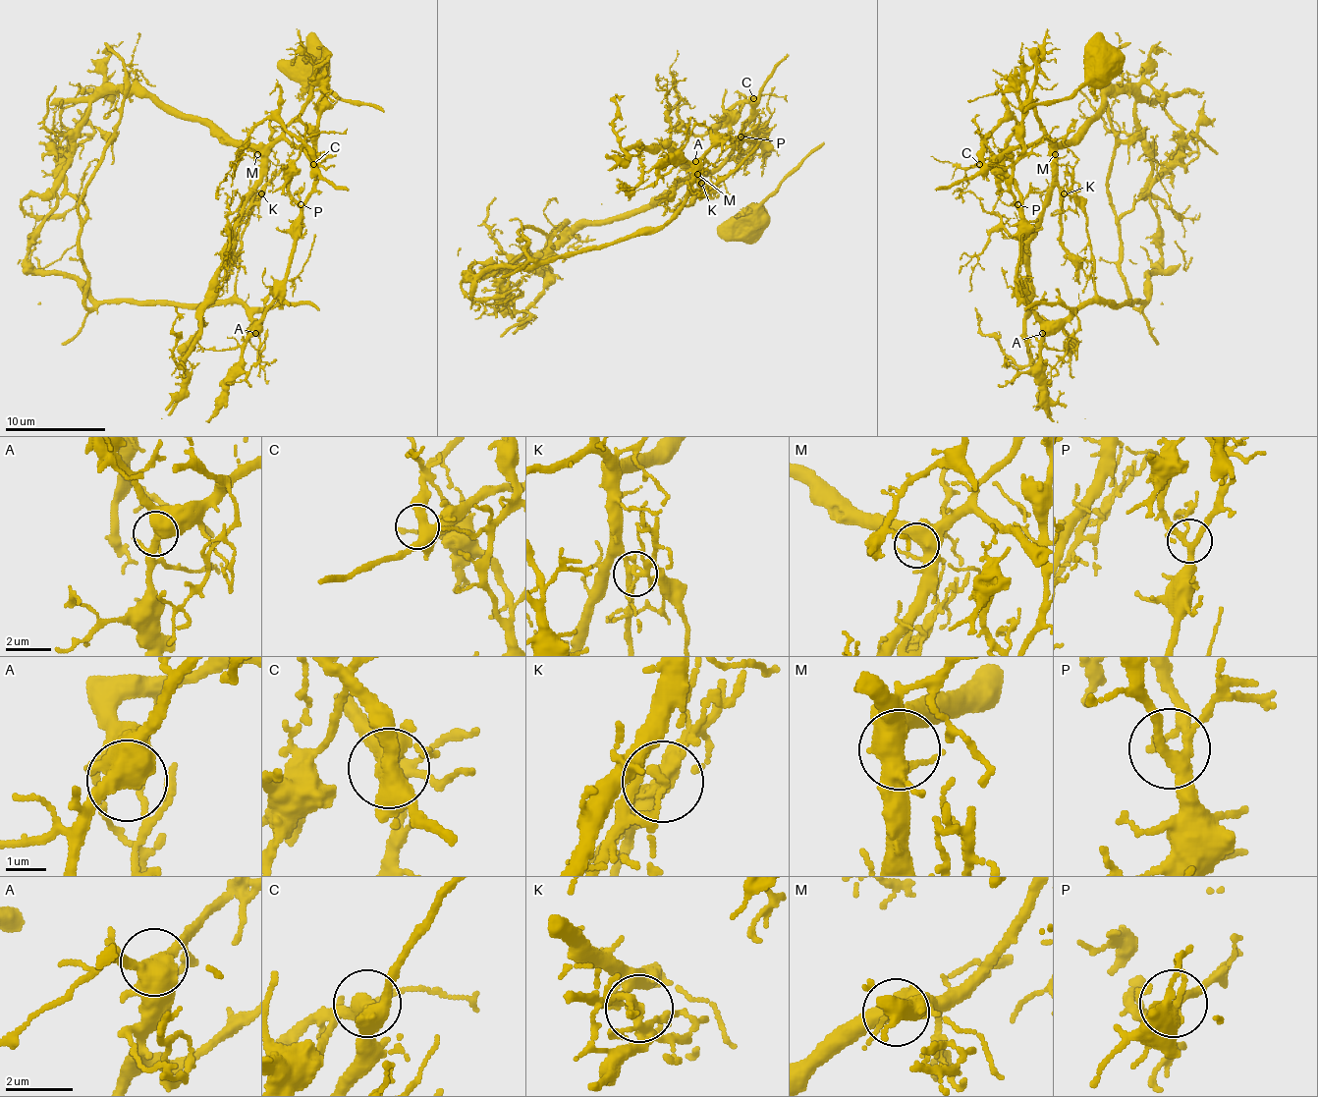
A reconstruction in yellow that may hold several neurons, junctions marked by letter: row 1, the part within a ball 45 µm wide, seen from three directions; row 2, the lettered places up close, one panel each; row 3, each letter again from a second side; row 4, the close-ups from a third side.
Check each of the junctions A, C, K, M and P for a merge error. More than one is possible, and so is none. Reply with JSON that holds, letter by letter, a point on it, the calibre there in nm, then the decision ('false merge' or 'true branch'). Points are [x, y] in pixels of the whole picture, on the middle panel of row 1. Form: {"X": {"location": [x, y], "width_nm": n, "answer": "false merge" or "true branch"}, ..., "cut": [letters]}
{"A": {"location": [695, 161], "width_nm": 480, "answer": "true branch"}, "C": {"location": [753, 98], "width_nm": 400, "answer": "true branch"}, "K": {"location": [701, 183], "width_nm": 200, "answer": "false merge"}, "M": {"location": [697, 174], "width_nm": 500, "answer": "true branch"}, "P": {"location": [741, 137], "width_nm": 240, "answer": "true branch"}, "cut": ["K"]}

